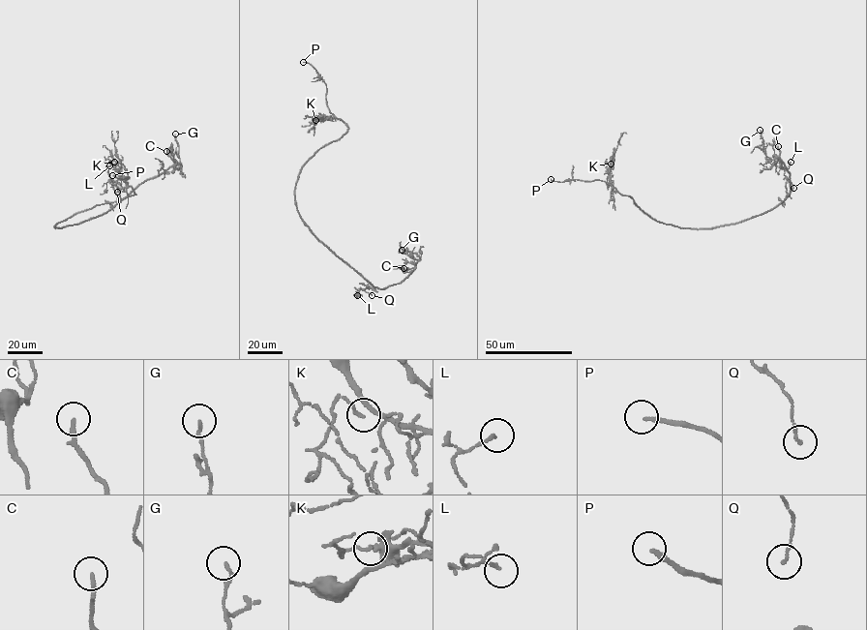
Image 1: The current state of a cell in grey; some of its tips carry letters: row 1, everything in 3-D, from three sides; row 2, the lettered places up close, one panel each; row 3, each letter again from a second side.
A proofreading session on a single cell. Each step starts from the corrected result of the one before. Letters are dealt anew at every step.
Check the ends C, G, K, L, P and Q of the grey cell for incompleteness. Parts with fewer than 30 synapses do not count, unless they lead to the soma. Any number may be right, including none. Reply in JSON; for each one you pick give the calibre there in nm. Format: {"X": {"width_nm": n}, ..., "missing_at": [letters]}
{"C": {"width_nm": 180}, "P": {"width_nm": 190}, "missing_at": ["C", "P"]}

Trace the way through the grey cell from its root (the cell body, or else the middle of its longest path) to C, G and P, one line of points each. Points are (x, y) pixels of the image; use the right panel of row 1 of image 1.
C: (705, 227), (735, 224), (771, 210), (789, 194), (790, 174), (780, 158), (778, 146)
G: (705, 227), (759, 215), (789, 194), (790, 172), (779, 159), (765, 158), (760, 130)
P: (705, 227), (682, 228), (657, 221), (630, 196), (604, 181), (551, 179)

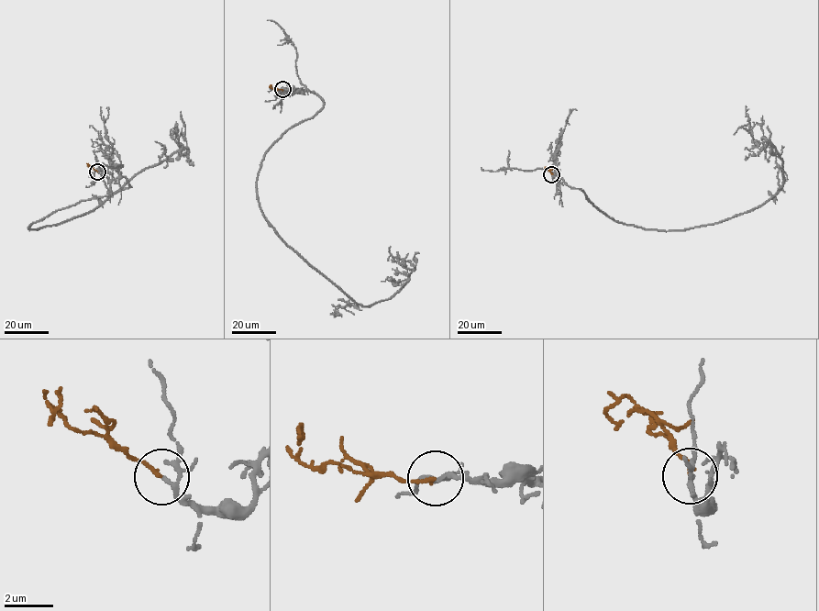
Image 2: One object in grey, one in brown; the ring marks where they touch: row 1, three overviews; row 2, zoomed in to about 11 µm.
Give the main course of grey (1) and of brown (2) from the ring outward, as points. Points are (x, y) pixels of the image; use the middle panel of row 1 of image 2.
1: (282, 89), (324, 106), (265, 154), (266, 220), (364, 305), (407, 281), (415, 266), (392, 257)
2: (282, 89), (271, 88), (271, 84)

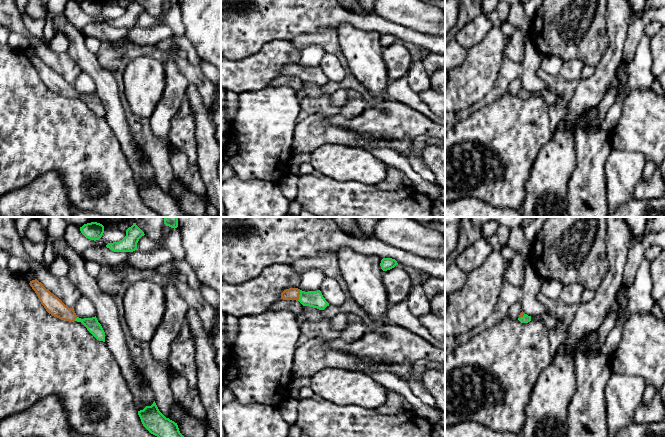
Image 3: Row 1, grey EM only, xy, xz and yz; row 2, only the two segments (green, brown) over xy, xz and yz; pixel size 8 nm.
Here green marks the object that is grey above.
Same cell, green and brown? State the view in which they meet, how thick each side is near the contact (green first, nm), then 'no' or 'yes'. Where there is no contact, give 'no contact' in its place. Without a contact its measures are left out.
xz | 140/100 nm | yes

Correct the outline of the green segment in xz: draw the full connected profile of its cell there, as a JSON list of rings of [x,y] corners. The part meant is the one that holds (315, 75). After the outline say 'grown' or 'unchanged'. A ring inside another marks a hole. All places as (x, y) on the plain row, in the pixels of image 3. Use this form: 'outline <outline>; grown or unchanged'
outline [[[289,64],[281,69],[281,75],[296,76],[303,82],[309,82],[319,86],[324,86],[329,82],[329,79],[325,76],[320,66],[305,68],[298,64]]]; grown

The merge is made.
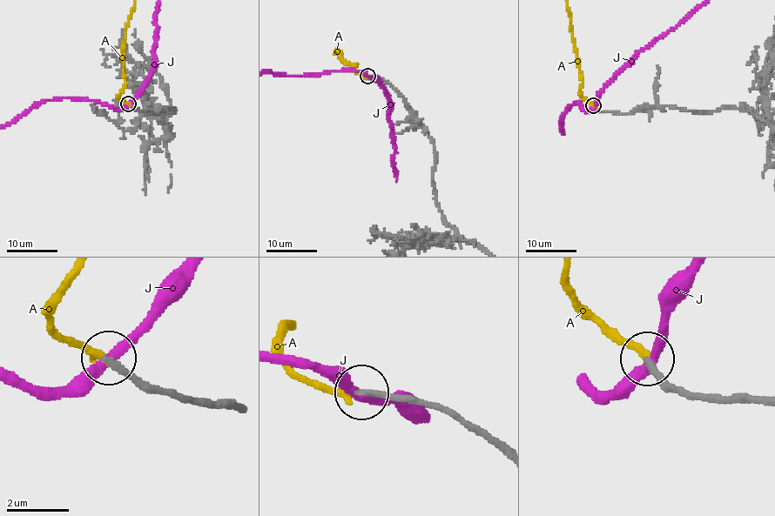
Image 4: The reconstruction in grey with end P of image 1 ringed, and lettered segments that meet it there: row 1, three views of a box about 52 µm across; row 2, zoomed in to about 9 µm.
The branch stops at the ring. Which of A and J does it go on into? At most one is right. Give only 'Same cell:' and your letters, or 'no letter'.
Same cell: A

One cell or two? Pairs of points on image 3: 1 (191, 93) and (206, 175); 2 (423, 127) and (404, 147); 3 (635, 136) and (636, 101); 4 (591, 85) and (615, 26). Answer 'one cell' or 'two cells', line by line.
1: one cell
2: two cells
3: one cell
4: one cell

